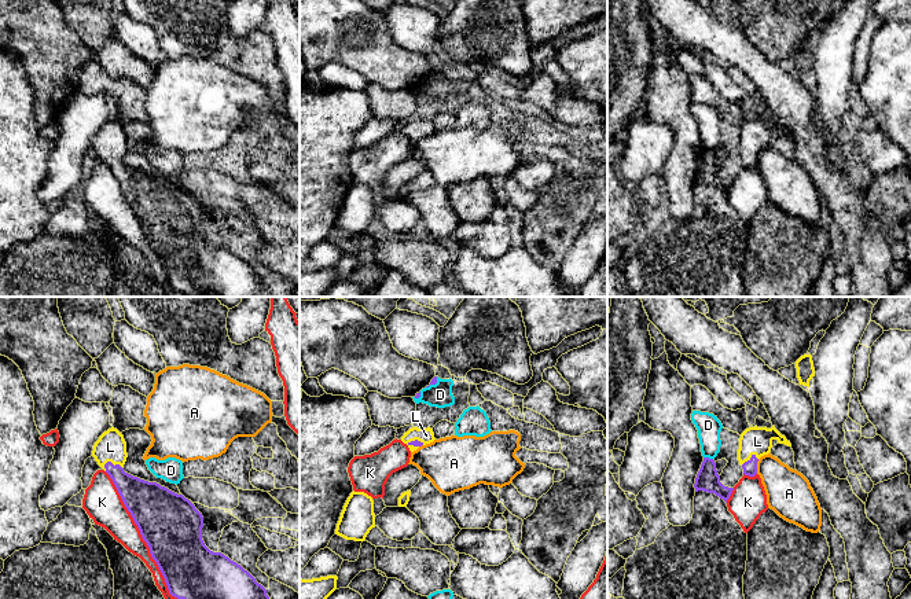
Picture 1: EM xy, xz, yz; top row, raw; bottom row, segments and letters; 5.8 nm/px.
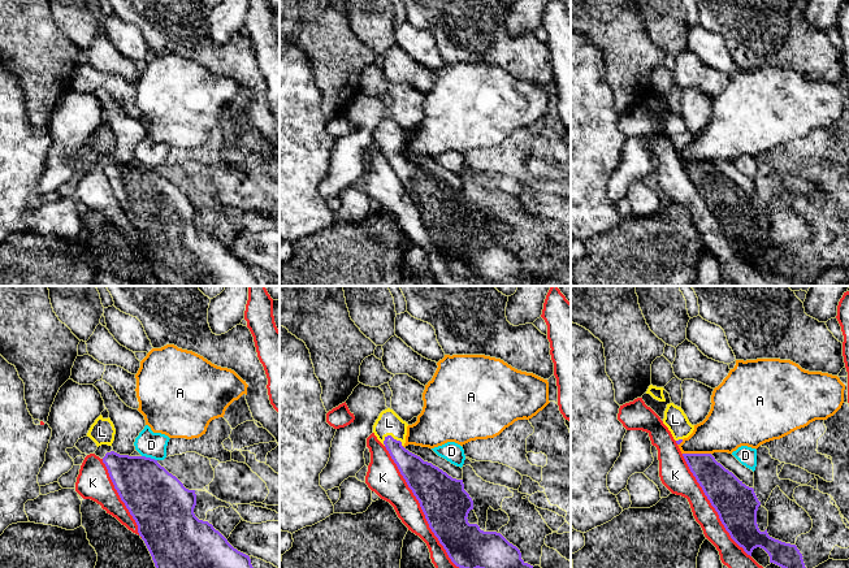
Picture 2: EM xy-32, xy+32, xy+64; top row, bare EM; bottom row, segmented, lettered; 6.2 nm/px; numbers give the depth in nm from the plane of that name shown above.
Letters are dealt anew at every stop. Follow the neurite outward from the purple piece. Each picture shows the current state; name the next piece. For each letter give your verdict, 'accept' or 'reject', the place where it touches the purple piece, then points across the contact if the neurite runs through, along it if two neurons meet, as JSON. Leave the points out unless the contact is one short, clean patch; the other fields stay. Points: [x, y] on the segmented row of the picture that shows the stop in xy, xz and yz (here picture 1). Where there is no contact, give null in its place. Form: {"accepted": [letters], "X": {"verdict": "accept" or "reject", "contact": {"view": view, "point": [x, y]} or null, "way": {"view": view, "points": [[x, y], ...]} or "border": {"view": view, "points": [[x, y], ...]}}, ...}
{"accepted": ["L"], "A": {"verdict": "reject", "contact": {"view": "yz", "point": [756, 466]}}, "D": {"verdict": "reject", "contact": {"view": "yz", "point": [708, 458]}}, "K": {"verdict": "reject", "contact": {"view": "xy", "point": [142, 536]}}, "L": {"verdict": "accept", "contact": {"view": "xy", "point": [111, 463]}, "way": {"view": "xy", "points": [[139, 496], [117, 474], [111, 463], [110, 447]]}}}

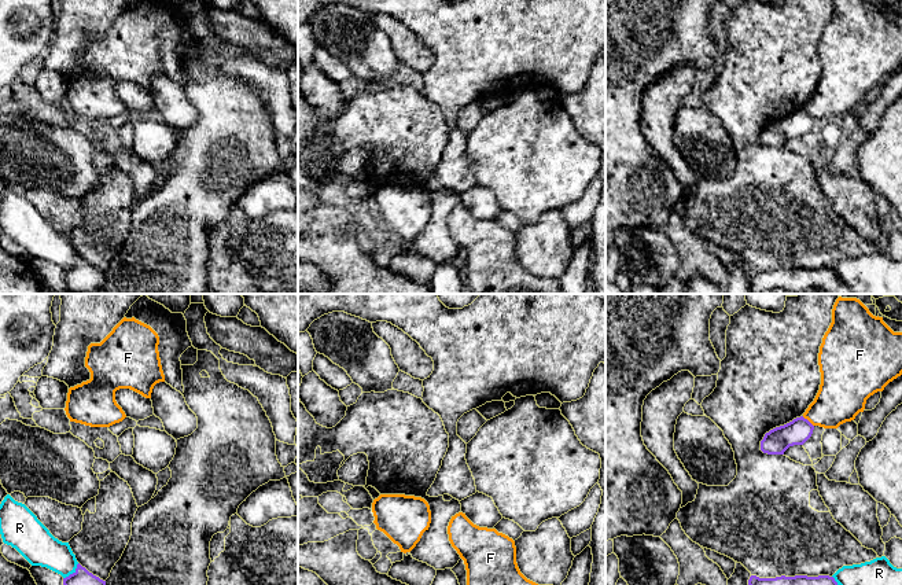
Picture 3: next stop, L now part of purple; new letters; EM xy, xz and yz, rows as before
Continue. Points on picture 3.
{"accepted": [], "F": {"verdict": "reject", "contact": {"view": "yz", "point": [807, 420]}, "border": {"view": "yz", "points": [[802, 416], [813, 426]]}}, "R": {"verdict": "reject", "contact": {"view": "xy", "point": [73, 573]}}}

